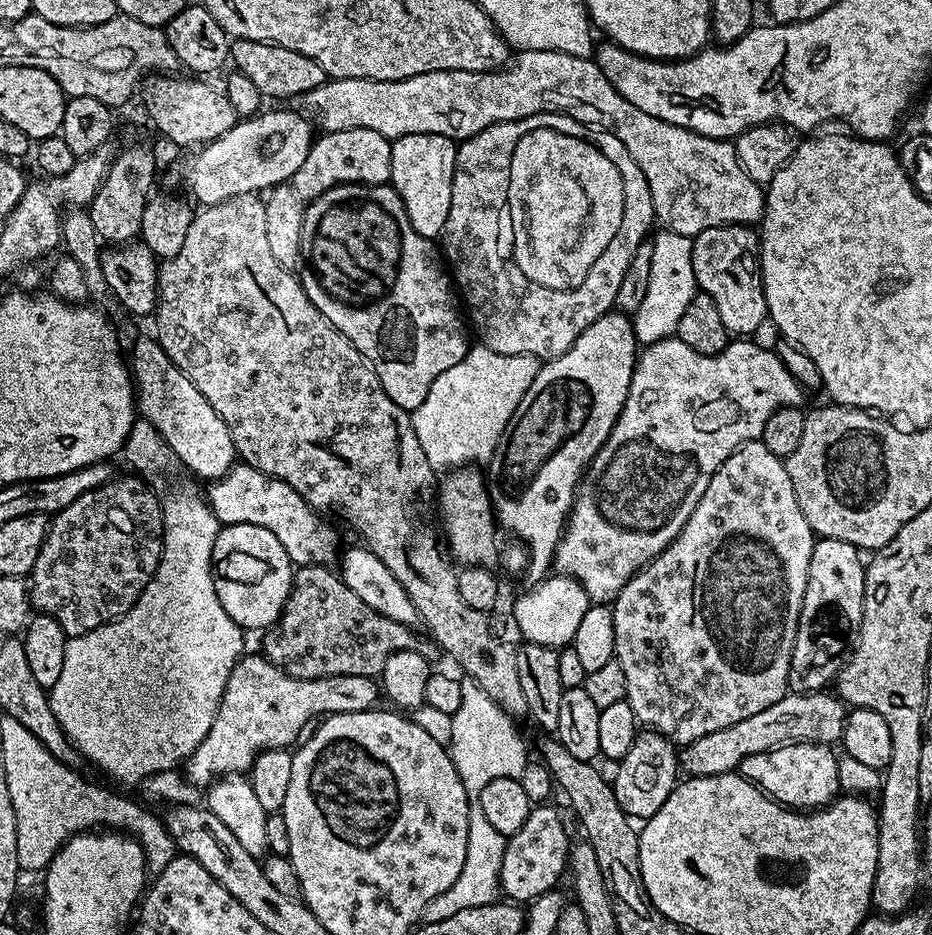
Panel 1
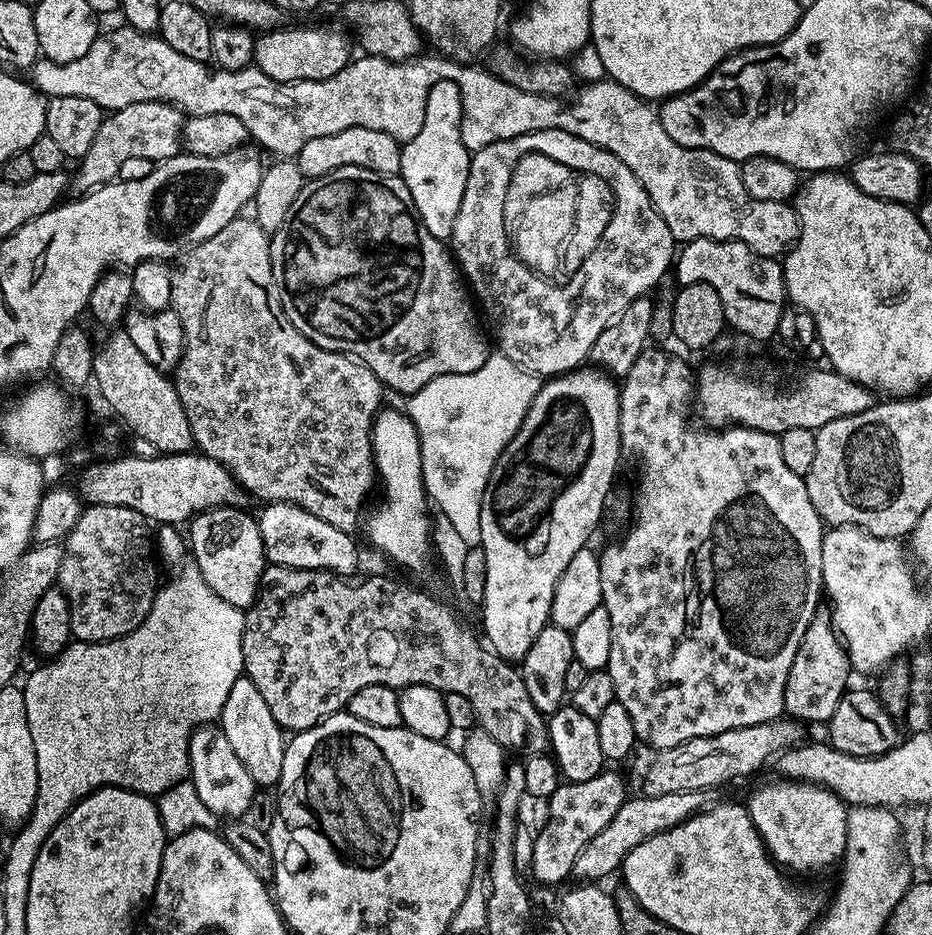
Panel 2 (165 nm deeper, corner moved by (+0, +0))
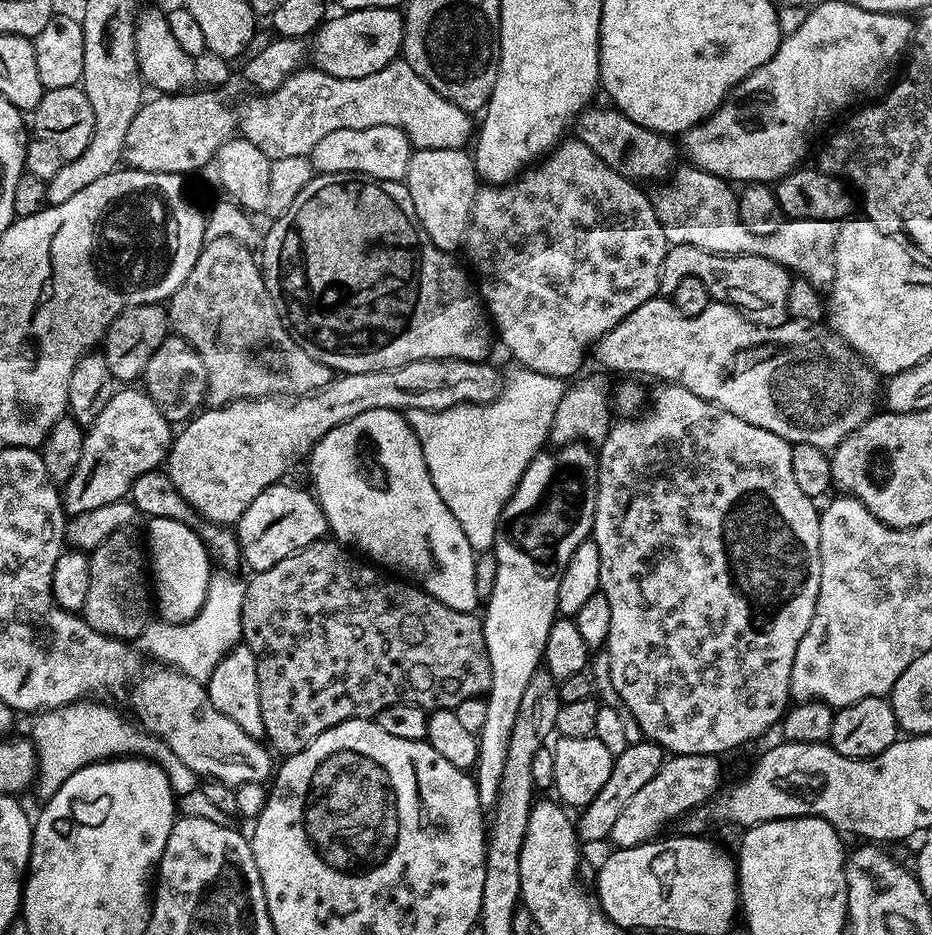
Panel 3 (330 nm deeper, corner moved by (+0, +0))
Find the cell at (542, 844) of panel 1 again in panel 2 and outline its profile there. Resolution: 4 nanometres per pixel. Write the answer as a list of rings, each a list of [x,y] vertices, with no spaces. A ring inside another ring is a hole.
[[[605,770],[598,773],[590,782],[561,782],[558,790],[547,801],[549,817],[545,828],[537,834],[534,842],[531,879],[540,884],[560,884],[572,876],[574,858],[582,854],[582,846],[590,842],[610,823],[610,818],[618,814],[624,805],[624,780],[616,772]]]

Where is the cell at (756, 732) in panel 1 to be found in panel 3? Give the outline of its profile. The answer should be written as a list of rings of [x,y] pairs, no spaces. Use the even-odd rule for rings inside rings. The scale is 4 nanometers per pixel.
[[[702,754],[669,755],[658,774],[654,774],[646,786],[641,786],[638,794],[626,802],[622,814],[618,814],[610,837],[611,843],[614,842],[616,848],[633,848],[646,844],[657,839],[661,835],[660,828],[666,827],[672,819],[673,823],[692,809],[707,805],[721,787],[720,762],[717,757]]]

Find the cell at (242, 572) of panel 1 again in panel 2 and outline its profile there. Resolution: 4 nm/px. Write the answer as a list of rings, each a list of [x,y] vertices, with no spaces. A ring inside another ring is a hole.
[[[225,506],[195,513],[190,521],[190,556],[196,559],[193,560],[194,566],[218,598],[246,610],[260,594],[260,579],[264,576],[266,561],[257,517],[242,509],[240,506]]]

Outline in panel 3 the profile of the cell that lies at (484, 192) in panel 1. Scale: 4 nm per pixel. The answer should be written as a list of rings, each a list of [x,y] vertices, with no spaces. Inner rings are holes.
[[[575,138],[561,139],[546,158],[521,172],[516,179],[508,181],[507,184],[477,187],[466,237],[466,249],[468,248],[468,256],[472,259],[471,271],[478,277],[480,299],[483,300],[491,323],[494,325],[495,335],[499,343],[500,340],[504,343],[505,350],[516,359],[513,361],[519,367],[529,368],[547,376],[575,377],[588,356],[588,347],[591,344],[592,347],[599,345],[600,339],[610,330],[614,330],[614,326],[618,326],[622,318],[634,314],[634,310],[638,310],[638,306],[642,306],[647,300],[657,299],[660,292],[662,262],[666,258],[670,245],[658,222],[658,214],[654,210],[649,193],[647,191],[644,193],[640,188],[643,187],[639,183],[610,170],[610,166],[606,166],[606,162],[602,162],[602,158],[598,158],[598,154],[590,150],[590,146],[586,146],[581,140]]]

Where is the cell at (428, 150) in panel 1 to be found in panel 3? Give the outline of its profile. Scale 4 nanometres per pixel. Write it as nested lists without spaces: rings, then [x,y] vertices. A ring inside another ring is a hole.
[[[464,148],[413,151],[406,177],[410,202],[414,202],[414,214],[418,214],[422,230],[426,230],[434,246],[449,254],[455,253],[455,248],[465,243],[478,187],[476,161],[466,153]]]

